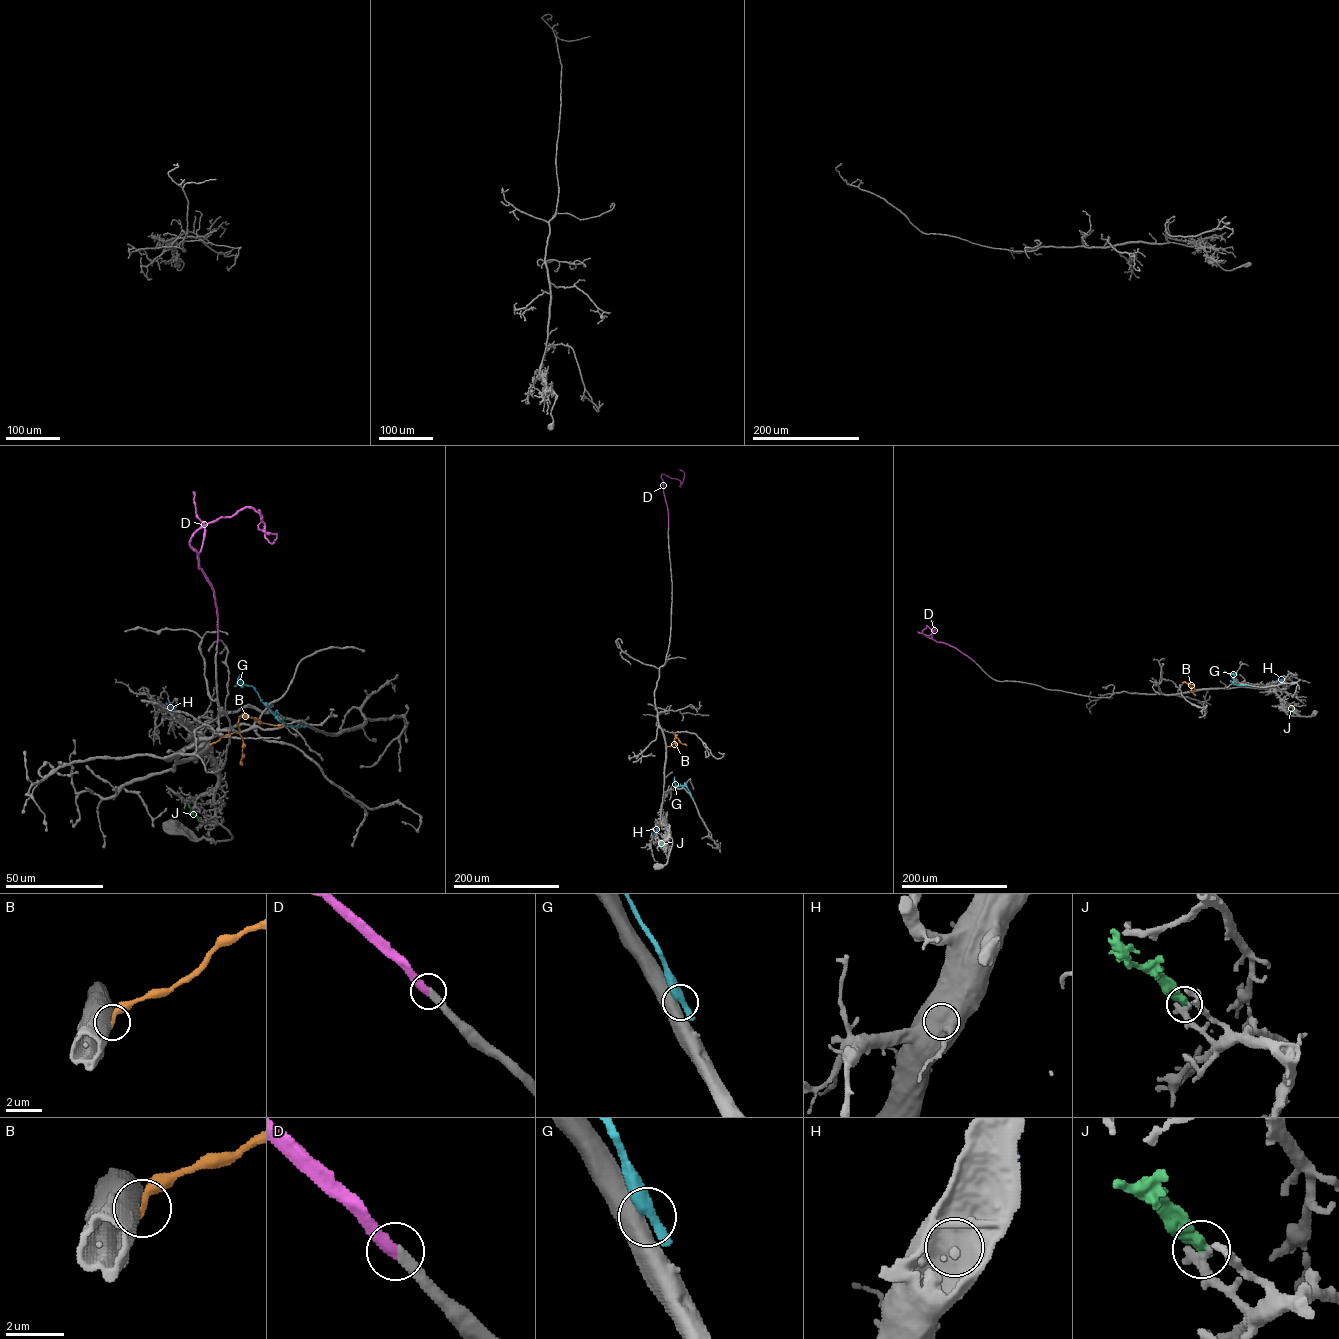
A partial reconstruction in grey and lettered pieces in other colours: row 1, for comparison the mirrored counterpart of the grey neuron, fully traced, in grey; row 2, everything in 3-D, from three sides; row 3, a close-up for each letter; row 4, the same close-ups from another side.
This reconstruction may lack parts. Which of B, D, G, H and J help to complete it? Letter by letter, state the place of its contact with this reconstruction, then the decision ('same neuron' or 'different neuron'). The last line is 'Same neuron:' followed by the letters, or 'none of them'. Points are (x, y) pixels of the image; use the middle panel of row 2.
B: (666, 747) | different neuron
D: (668, 527) | same neuron
G: (693, 799) | different neuron
H: (654, 835) | different neuron
J: (663, 847) | different neuron
Same neuron: D

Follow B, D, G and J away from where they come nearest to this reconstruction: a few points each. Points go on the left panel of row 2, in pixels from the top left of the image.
B: (209, 746), (239, 730), (237, 722), (242, 715), (263, 723), (284, 724)
D: (217, 643), (214, 592), (189, 540), (200, 528), (247, 507), (260, 514), (269, 542), (277, 538), (258, 529)
G: (307, 725), (283, 724), (254, 688), (238, 683), (240, 675)
J: (199, 819), (187, 804)

